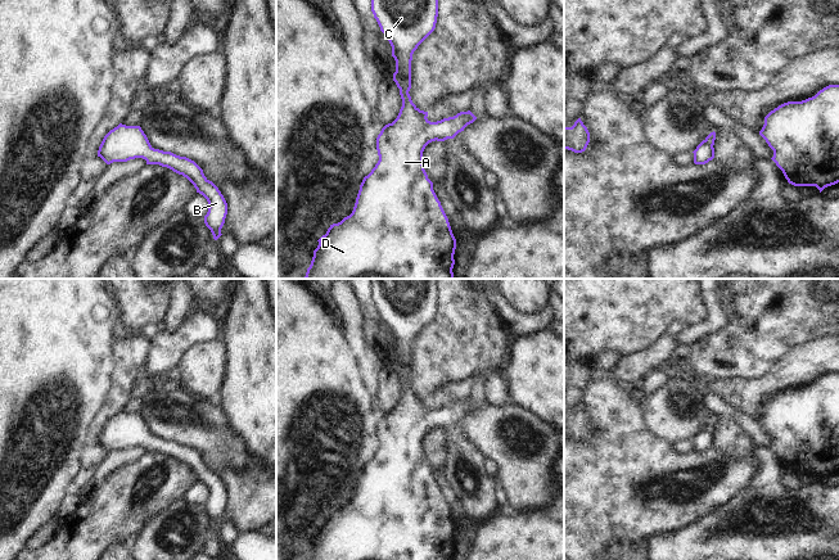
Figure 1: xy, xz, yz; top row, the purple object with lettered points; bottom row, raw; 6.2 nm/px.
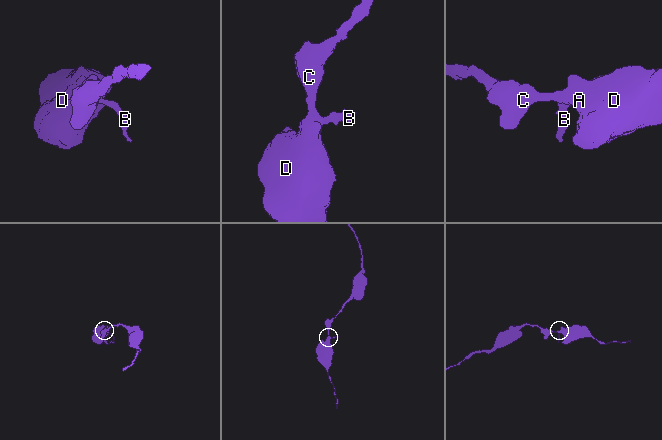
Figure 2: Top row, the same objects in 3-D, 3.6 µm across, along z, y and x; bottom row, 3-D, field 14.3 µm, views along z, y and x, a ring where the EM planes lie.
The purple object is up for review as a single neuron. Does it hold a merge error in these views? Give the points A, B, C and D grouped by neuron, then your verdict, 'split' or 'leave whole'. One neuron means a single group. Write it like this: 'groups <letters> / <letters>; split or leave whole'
groups A B C D; leave whole

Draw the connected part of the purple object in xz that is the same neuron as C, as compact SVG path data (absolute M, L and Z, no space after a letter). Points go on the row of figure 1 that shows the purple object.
M371 0L371 12L392 46L392 57L396 60L393 81L400 89L402 107L397 118L385 125L376 137L379 161L364 177L352 213L340 222L330 225L326 234L317 240L319 245L314 250L305 279L454 279L456 239L433 190L433 182L424 170L423 152L432 141L454 139L477 117L468 110L430 122L427 118L428 112L420 110L409 94L412 54L436 28L438 0Z

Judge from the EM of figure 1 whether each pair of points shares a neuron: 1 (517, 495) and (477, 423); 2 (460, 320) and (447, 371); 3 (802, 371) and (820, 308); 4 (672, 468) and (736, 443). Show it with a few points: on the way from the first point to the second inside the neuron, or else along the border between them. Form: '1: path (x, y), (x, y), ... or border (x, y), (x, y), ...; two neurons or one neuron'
1: path (517, 477), (517, 468), (495, 441); one neuron
2: path (460, 333), (460, 339), (447, 352), (447, 358); one neuron
3: border (825, 335), (795, 346), (785, 356); two neurons
4: border (713, 446), (739, 456), (750, 454); two neurons

